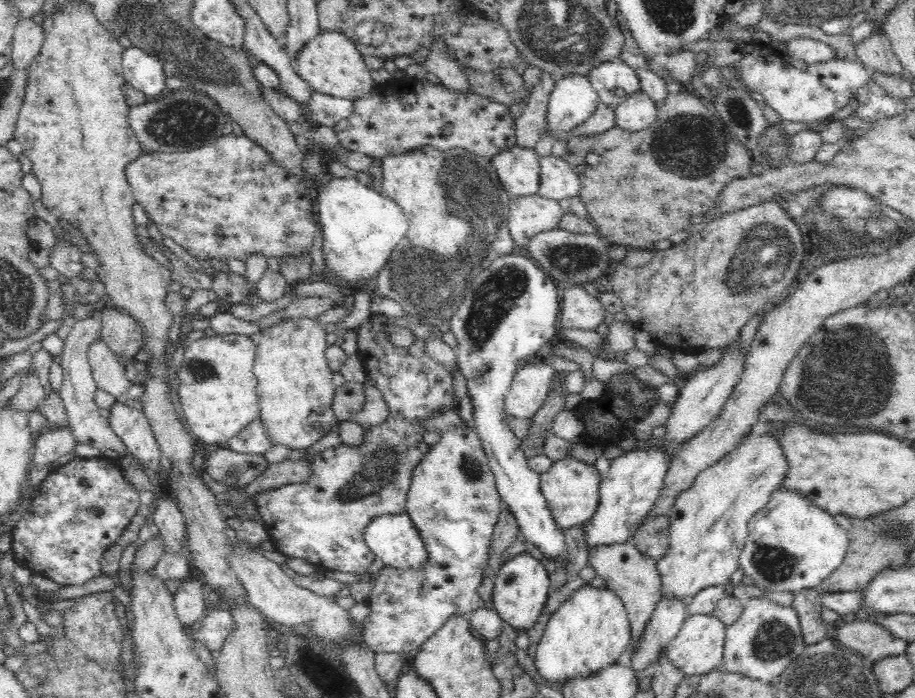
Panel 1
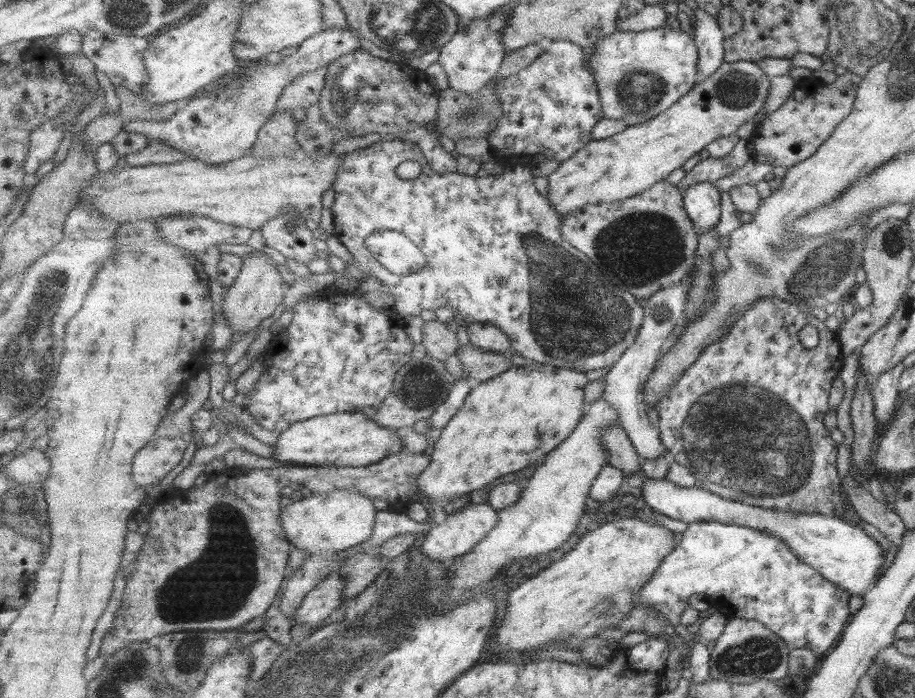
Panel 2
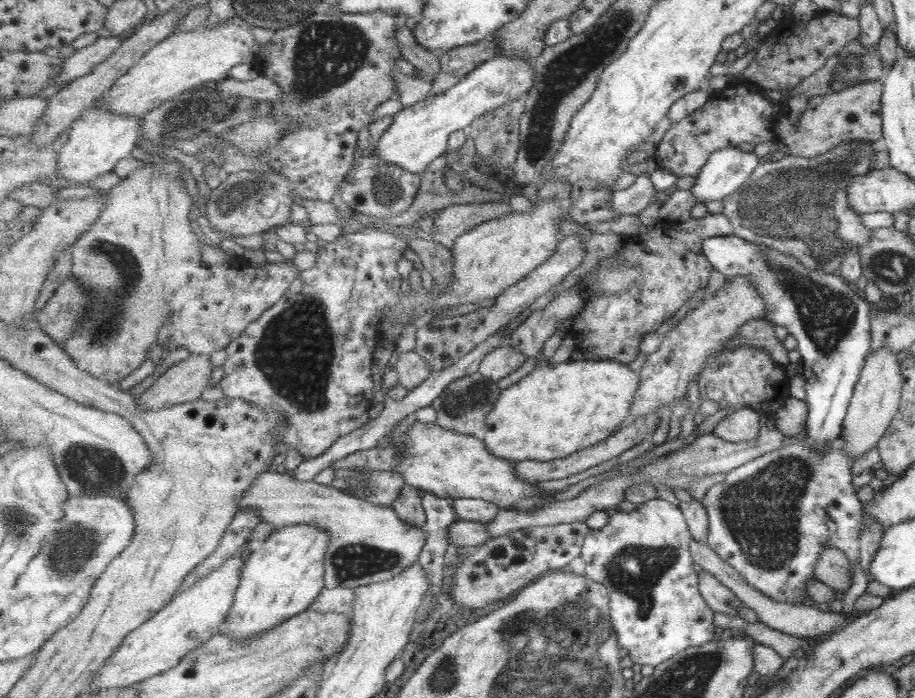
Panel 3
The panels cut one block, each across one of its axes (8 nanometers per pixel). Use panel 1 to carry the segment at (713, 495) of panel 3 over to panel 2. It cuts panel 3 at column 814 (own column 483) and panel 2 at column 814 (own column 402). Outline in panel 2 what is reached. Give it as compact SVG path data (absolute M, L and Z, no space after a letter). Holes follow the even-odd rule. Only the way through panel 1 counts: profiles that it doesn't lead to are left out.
M696 521L681 535L679 545L669 554L654 578L639 594L634 608L656 608L678 626L682 614L689 607L688 600L704 594L711 607L730 617L760 621L792 648L807 648L822 657L831 650L850 618L847 591L826 580L814 568L800 560L777 536L750 528L748 525L728 524L722 521Z

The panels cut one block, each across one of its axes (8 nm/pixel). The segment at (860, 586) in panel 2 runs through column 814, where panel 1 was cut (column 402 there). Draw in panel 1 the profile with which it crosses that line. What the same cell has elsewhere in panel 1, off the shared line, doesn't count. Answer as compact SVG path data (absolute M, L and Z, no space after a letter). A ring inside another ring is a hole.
M407 512L398 515L384 514L372 518L372 522L366 526L364 536L370 550L384 562L385 566L391 566L398 570L408 570L408 568L420 570L428 562L426 545L422 543L422 537Z

